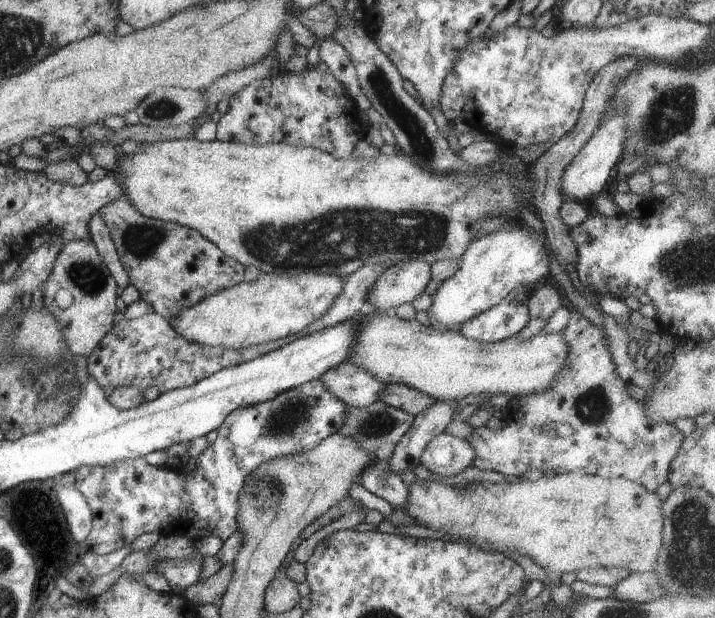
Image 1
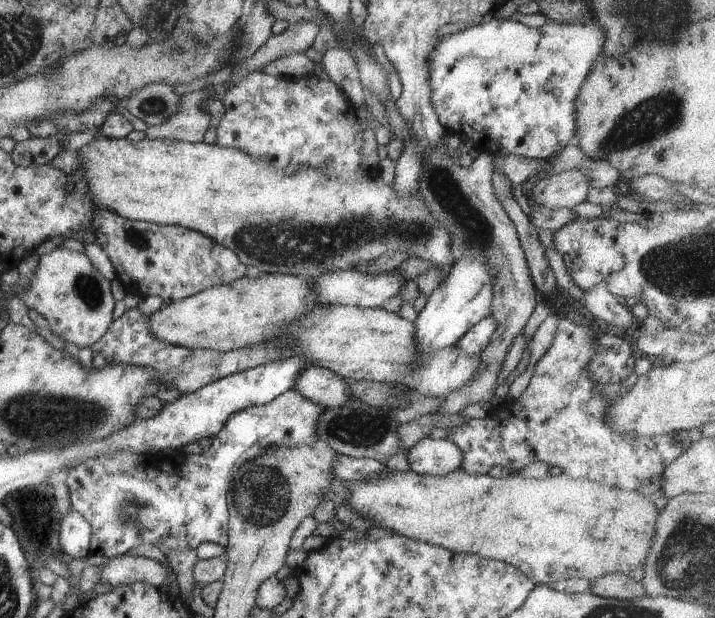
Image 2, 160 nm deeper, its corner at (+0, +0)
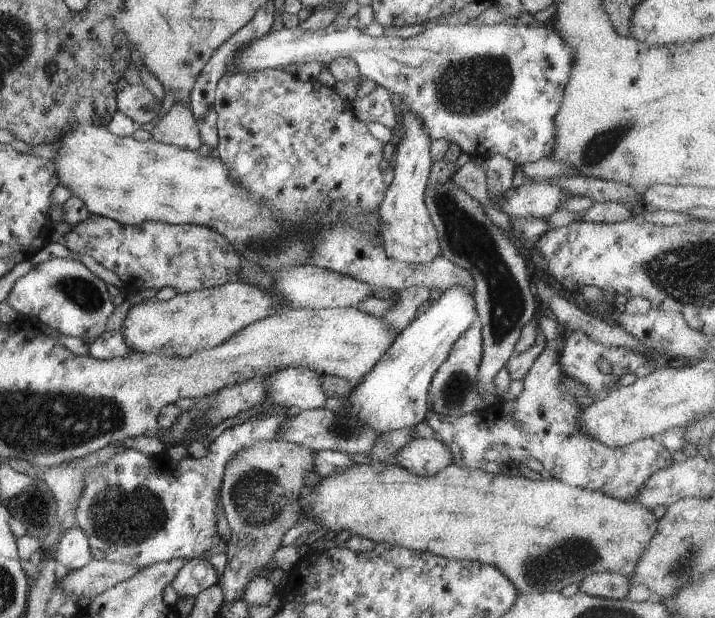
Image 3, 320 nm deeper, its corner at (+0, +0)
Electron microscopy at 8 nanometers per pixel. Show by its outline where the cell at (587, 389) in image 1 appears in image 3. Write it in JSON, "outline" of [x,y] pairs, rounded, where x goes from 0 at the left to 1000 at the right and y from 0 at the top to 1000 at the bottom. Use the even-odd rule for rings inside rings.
{"outline":[[[766,513],[754,515],[751,529],[765,555],[733,607],[733,626],[722,646],[697,649],[666,670],[643,676],[600,663],[593,683],[607,697],[606,707],[628,725],[638,754],[674,759],[680,748],[688,746],[715,756],[736,743],[750,743],[772,773],[797,786],[836,794],[871,811],[884,809],[908,770],[941,749],[940,735],[913,707],[871,723],[852,723],[818,704],[807,684],[814,660],[785,625],[790,605],[782,591],[782,573],[793,539]]]}

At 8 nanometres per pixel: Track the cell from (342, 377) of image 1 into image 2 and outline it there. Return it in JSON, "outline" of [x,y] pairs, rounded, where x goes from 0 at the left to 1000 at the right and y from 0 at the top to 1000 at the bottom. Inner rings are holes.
{"outline":[[[431,591],[421,607],[410,618],[406,631],[418,634],[427,646],[435,647],[438,652],[448,654],[449,659],[477,659],[488,646],[487,617],[476,607],[467,605],[459,597],[446,592]]]}

